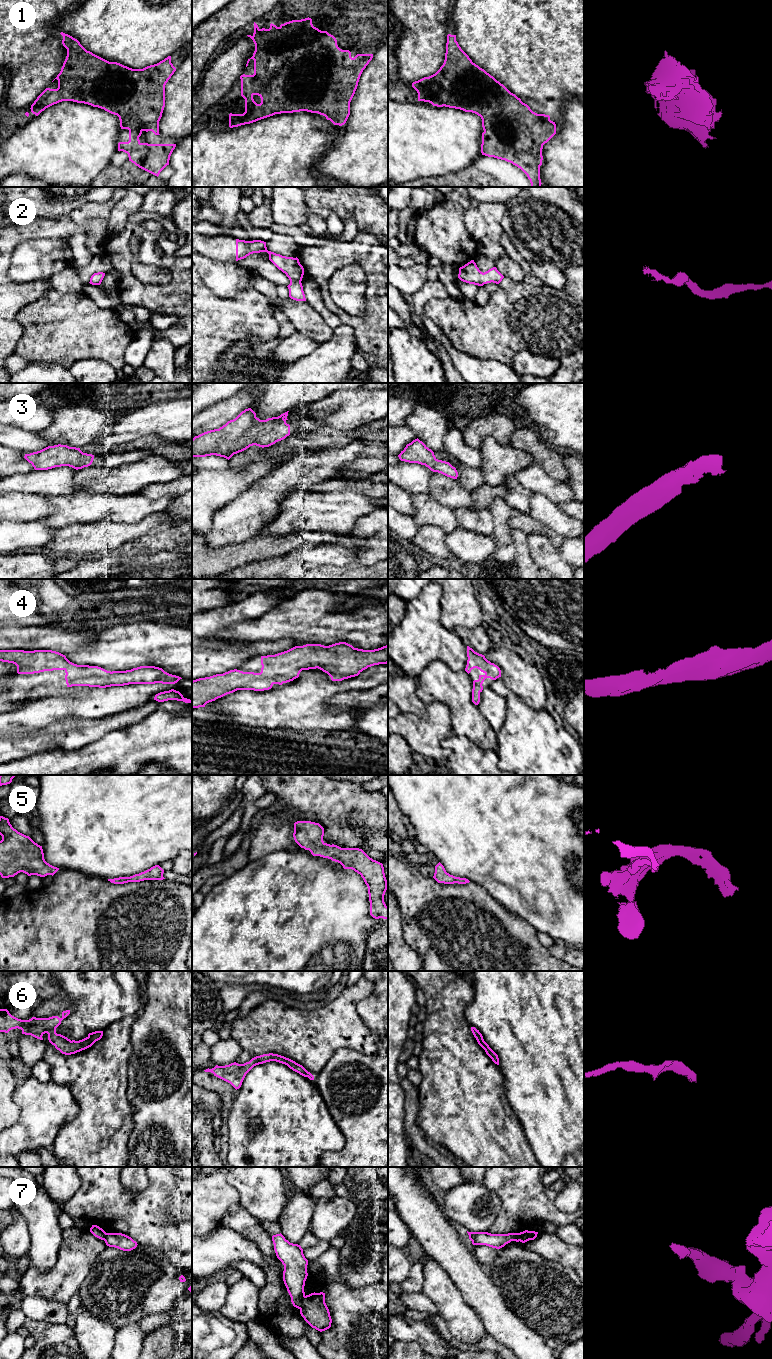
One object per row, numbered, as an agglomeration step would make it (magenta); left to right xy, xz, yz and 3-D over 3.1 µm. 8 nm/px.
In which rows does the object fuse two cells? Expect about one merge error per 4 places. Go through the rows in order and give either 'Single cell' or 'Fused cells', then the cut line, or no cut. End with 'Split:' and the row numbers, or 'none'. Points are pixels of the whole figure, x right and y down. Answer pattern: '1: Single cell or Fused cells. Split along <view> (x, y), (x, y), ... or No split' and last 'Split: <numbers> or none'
1: Single cell. No split
2: Single cell. No split
3: Single cell. No split
4: Single cell. No split
5: Single cell. No split
6: Single cell. No split
7: Fused cells. Split along xz (304, 1295), (300, 1309)
Split: 7

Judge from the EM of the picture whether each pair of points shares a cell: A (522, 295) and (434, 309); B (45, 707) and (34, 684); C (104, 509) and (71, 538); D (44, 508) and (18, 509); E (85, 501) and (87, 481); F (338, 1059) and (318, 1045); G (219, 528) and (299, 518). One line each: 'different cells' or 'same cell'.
A: same cell
B: different cells
C: different cells
D: same cell
E: different cells
F: different cells
G: different cells

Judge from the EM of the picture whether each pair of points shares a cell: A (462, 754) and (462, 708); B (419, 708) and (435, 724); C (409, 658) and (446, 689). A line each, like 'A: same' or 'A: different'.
A: different
B: different
C: different

